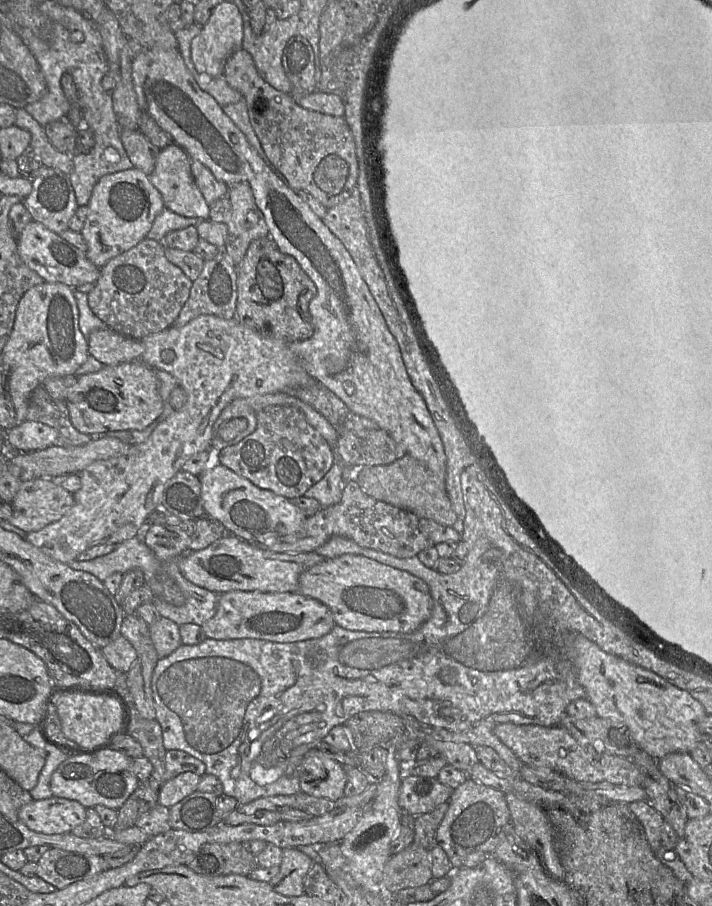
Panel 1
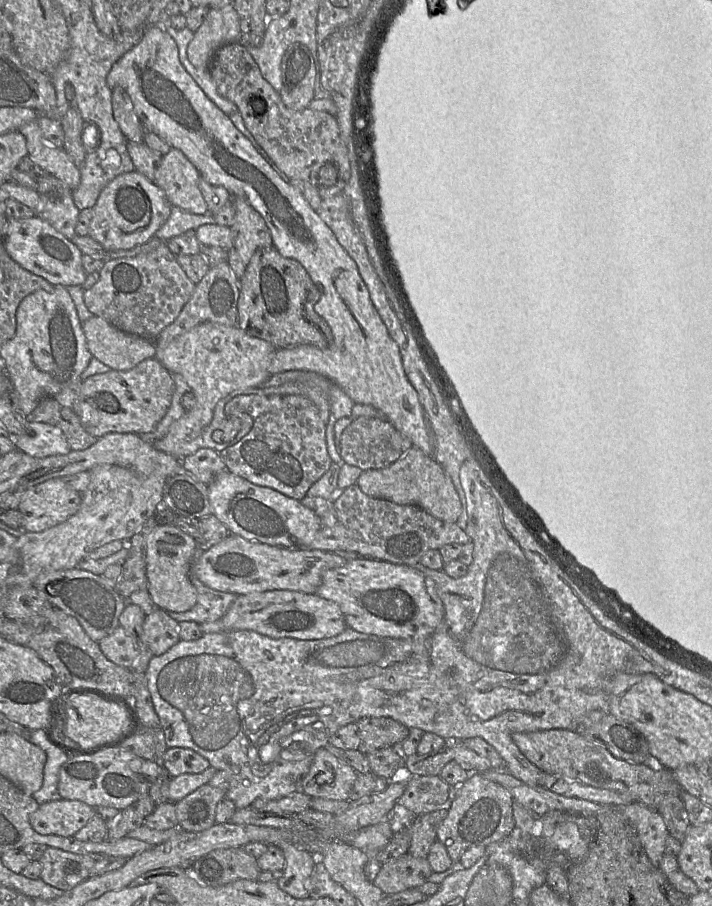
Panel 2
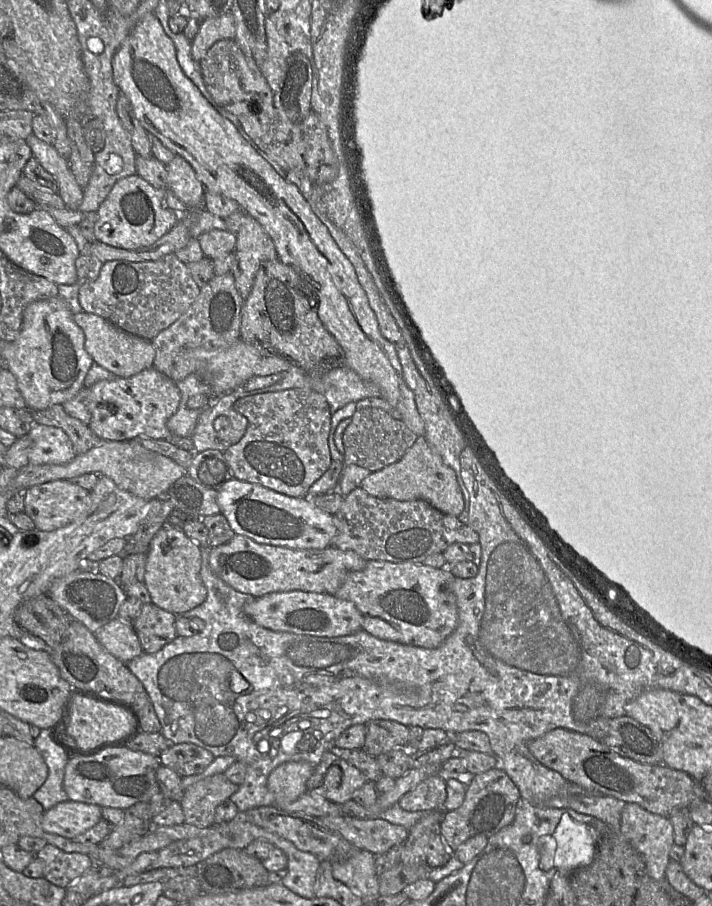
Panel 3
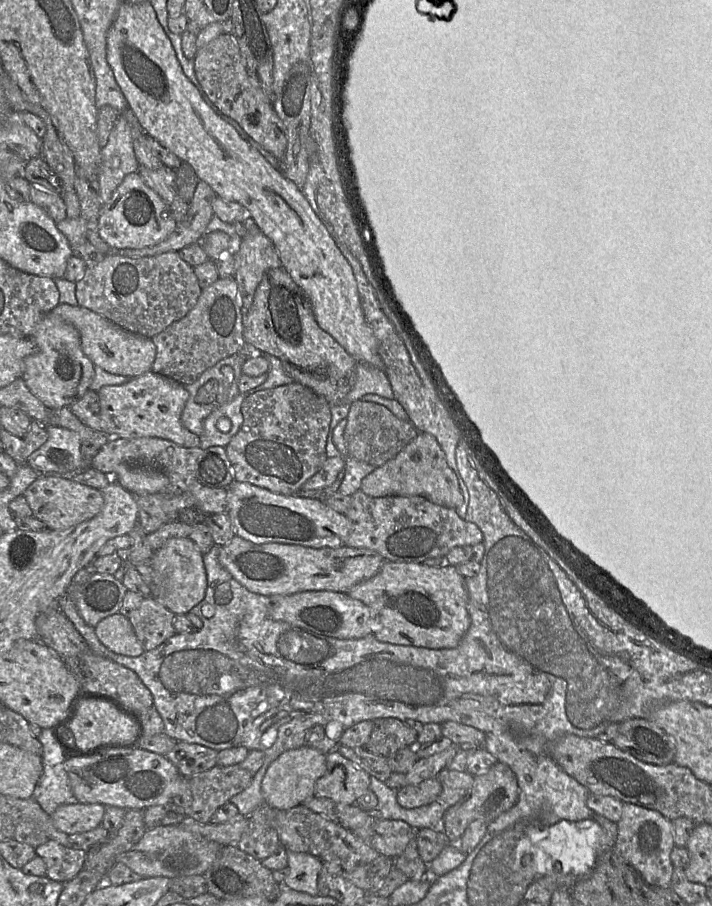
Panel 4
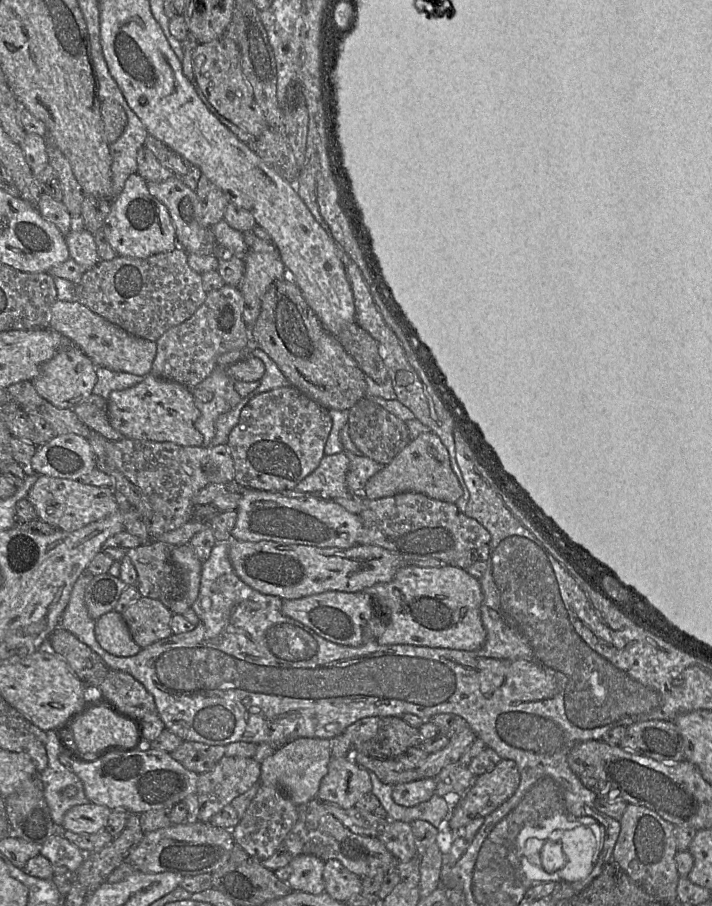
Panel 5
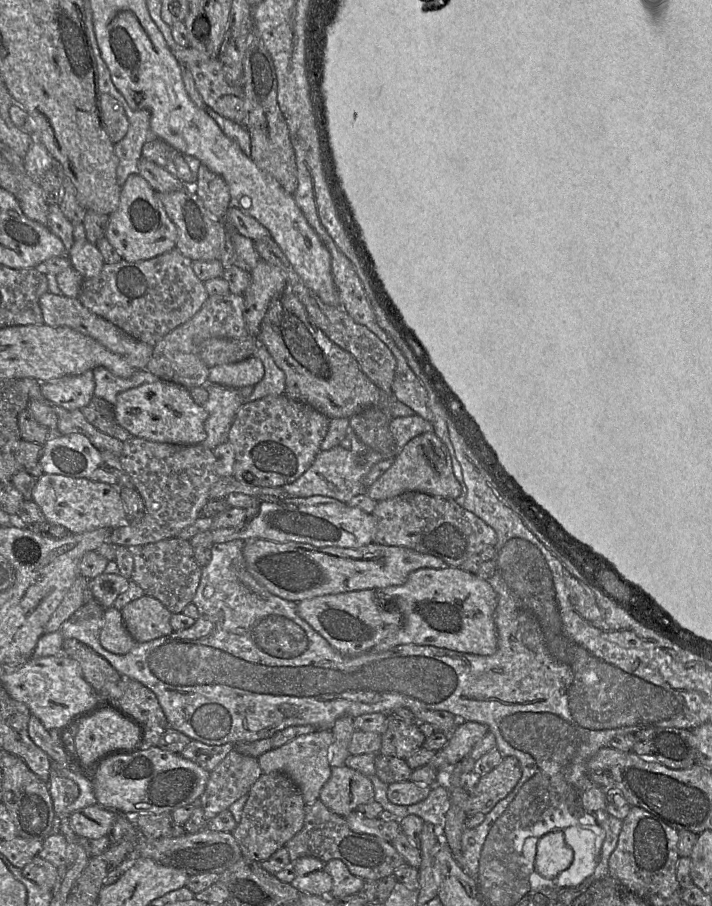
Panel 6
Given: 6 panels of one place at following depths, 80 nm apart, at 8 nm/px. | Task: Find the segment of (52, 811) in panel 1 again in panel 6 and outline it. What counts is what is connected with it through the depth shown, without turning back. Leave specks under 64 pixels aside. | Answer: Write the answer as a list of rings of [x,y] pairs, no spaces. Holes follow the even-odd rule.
[[[96,804],[73,812],[69,823],[77,836],[99,839],[108,836],[116,818],[115,811]]]

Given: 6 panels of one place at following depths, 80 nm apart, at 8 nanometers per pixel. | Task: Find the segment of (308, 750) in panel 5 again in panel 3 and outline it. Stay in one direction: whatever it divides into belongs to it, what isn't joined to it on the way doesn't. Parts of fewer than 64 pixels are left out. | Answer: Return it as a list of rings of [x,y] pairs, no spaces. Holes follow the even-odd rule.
[[[292,761],[280,764],[271,771],[267,788],[274,796],[274,806],[285,809],[306,791],[306,784],[316,766],[306,761]]]

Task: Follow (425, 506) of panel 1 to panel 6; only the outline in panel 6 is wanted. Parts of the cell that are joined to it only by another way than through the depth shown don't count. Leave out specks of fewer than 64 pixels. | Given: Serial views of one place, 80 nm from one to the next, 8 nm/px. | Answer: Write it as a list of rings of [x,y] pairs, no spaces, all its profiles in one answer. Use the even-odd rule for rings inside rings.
[[[434,432],[423,433],[409,441],[397,454],[392,466],[366,489],[367,496],[377,502],[405,492],[423,492],[446,499],[456,499],[461,494],[448,449]]]

